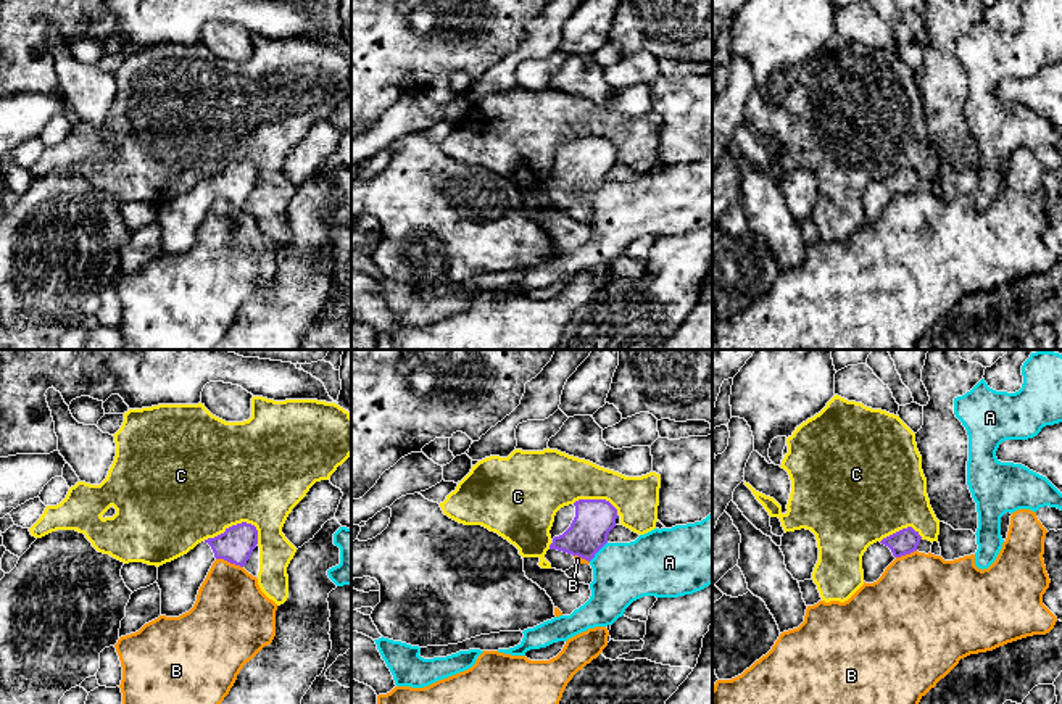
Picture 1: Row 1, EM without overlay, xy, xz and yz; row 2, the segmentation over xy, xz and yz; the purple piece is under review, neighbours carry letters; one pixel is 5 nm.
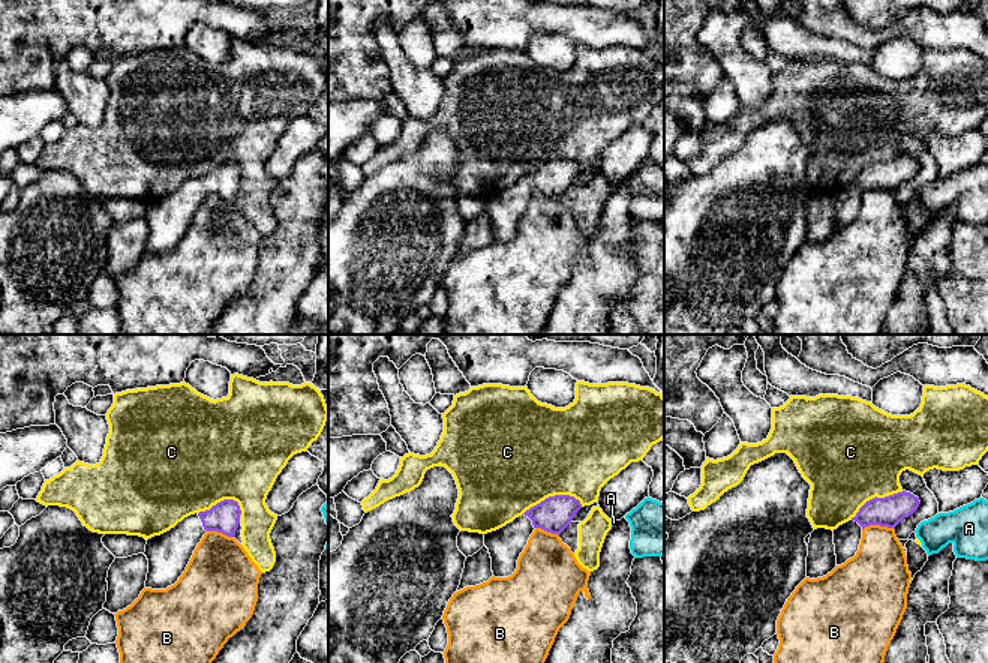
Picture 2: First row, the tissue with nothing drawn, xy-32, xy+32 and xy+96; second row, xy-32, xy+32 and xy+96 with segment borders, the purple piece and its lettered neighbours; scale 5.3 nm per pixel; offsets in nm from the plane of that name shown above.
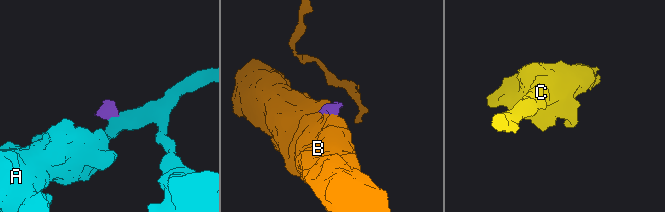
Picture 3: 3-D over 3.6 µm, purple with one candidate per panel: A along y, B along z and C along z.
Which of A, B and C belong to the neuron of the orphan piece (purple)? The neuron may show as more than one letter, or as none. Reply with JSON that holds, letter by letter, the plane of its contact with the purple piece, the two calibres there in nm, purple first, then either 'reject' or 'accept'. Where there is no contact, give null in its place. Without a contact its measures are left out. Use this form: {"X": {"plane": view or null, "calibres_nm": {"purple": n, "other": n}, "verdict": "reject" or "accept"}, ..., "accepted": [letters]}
{"A": {"plane": "xz", "calibres_nm": {"purple": 200, "other": 300}, "verdict": "reject"}, "B": {"plane": "xy", "calibres_nm": {"purple": 180, "other": 360}, "verdict": "reject"}, "C": {"plane": "xy", "calibres_nm": {"purple": 180, "other": 500}, "verdict": "reject"}, "accepted": []}

